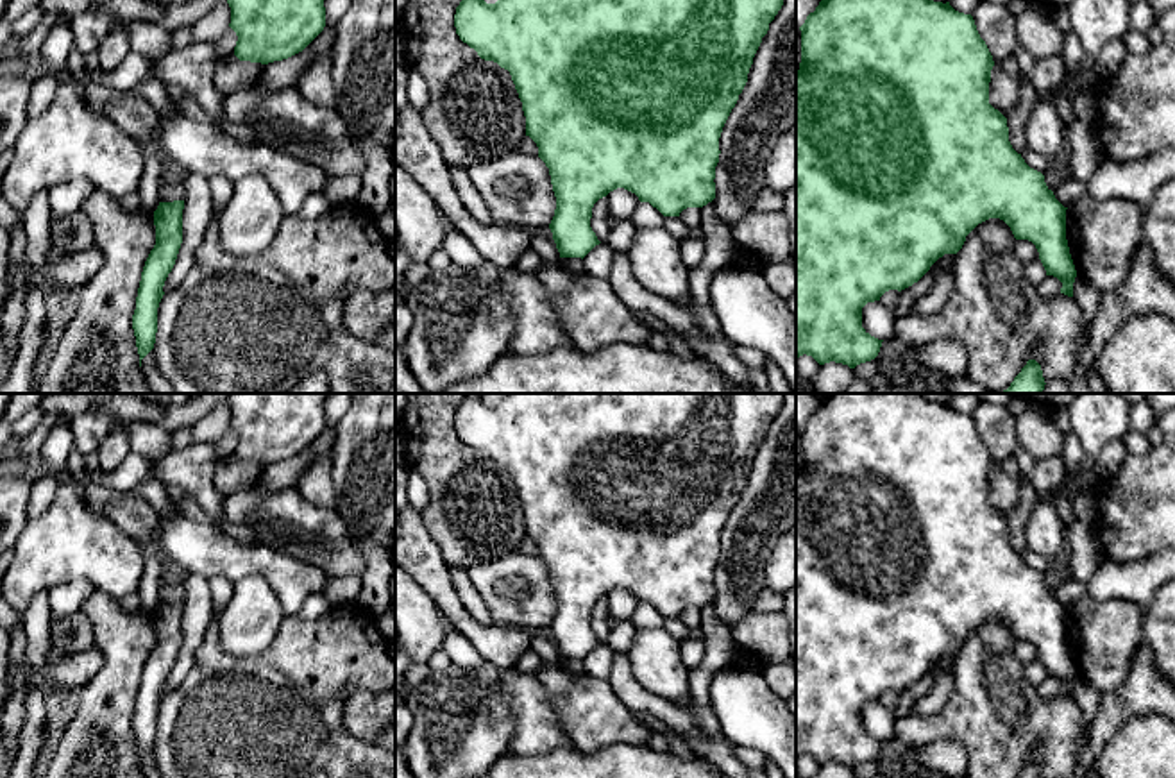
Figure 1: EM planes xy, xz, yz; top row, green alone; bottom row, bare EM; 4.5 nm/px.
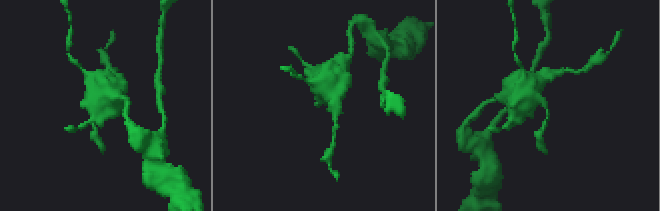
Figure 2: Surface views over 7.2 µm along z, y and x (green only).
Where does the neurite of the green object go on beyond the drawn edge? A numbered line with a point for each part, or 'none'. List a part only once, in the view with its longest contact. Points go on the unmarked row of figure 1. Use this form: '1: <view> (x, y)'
none

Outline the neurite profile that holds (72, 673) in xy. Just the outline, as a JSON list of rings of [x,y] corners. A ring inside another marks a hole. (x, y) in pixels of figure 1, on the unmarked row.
[[[97,646],[59,656],[48,662],[48,680],[54,690],[70,690],[79,694],[95,678],[102,664],[104,655]]]

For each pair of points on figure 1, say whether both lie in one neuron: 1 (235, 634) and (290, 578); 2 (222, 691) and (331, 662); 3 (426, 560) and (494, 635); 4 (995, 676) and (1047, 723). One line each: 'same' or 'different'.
1: different
2: same
3: same
4: same

